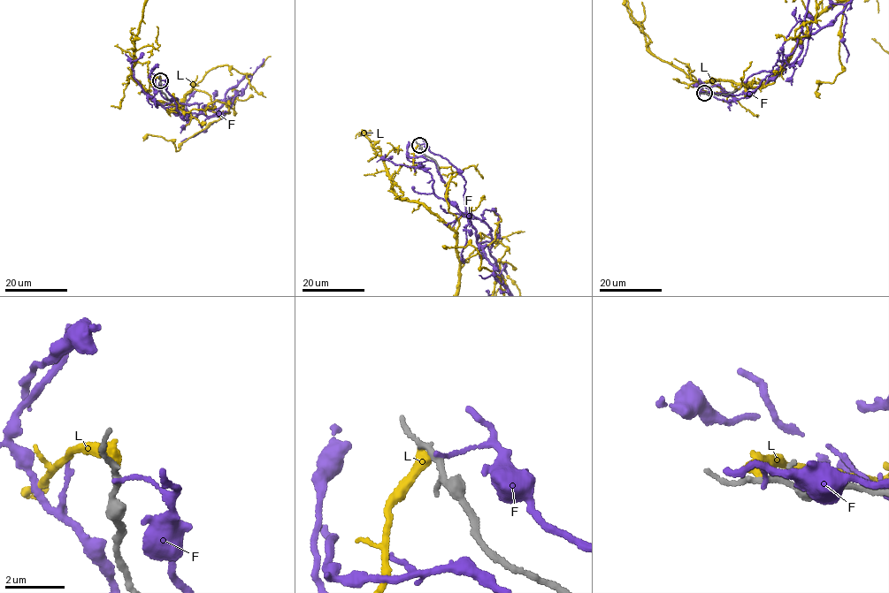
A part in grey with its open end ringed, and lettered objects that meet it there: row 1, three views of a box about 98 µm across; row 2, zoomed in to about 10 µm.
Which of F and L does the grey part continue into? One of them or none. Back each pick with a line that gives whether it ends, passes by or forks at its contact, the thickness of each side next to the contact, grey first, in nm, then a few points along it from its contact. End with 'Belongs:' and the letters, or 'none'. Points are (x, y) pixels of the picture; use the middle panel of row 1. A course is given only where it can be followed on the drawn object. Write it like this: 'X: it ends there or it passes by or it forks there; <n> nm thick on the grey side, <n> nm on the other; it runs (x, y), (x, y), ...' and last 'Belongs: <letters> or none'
F: it ends there; 170 nm thick on the grey side, 130 nm on the other
Belongs: F

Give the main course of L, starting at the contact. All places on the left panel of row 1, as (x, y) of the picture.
L: (160, 79), (131, 70), (167, 103), (189, 82), (191, 131), (195, 87)

